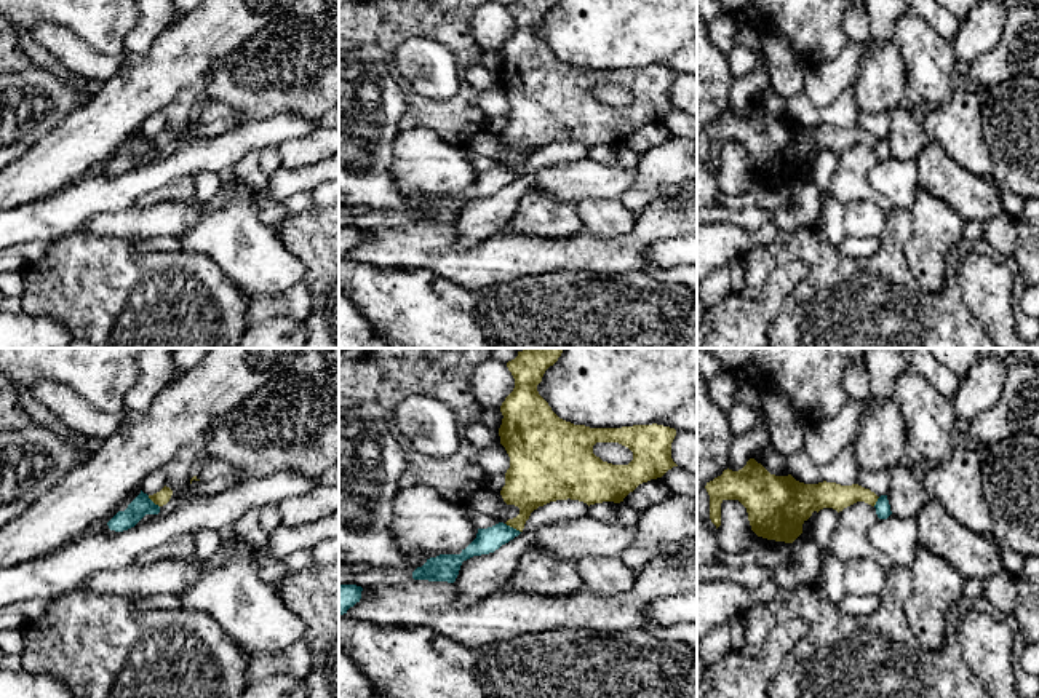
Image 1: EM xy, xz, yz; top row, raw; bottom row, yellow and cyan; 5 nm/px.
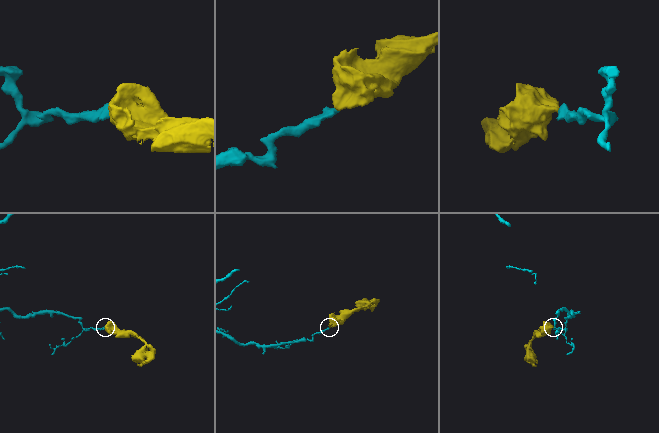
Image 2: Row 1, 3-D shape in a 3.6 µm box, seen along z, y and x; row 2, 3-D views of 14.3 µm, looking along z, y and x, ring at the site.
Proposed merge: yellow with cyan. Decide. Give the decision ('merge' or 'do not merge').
do not merge

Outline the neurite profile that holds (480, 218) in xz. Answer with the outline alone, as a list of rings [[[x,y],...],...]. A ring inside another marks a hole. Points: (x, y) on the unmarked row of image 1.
[[[534,173],[521,174],[489,196],[473,198],[462,204],[454,224],[459,246],[475,244],[502,232],[529,190]]]

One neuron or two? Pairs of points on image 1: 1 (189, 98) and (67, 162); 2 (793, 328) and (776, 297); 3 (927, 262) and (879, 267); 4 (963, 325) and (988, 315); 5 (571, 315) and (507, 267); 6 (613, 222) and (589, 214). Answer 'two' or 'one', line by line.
1: two
2: two
3: two
4: two
5: two
6: one

